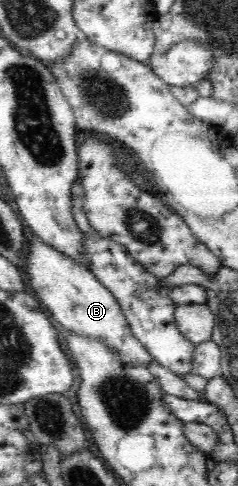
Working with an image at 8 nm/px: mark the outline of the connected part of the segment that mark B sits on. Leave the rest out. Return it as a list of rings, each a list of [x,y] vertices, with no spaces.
[[[35,234],[33,239],[27,242],[24,255],[30,286],[46,304],[52,318],[60,322],[68,332],[88,338],[102,338],[103,344],[111,348],[124,364],[148,366],[152,362],[153,356],[133,335],[120,303],[89,268],[48,246]]]

